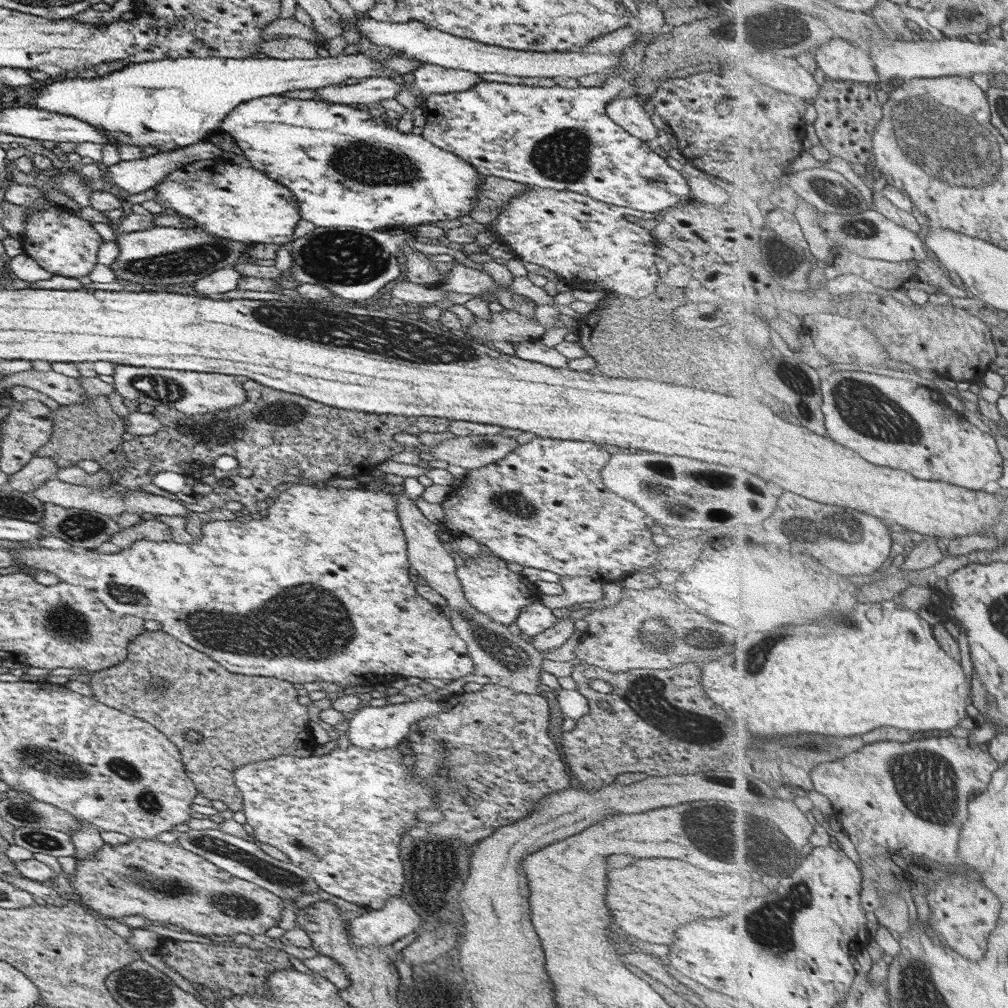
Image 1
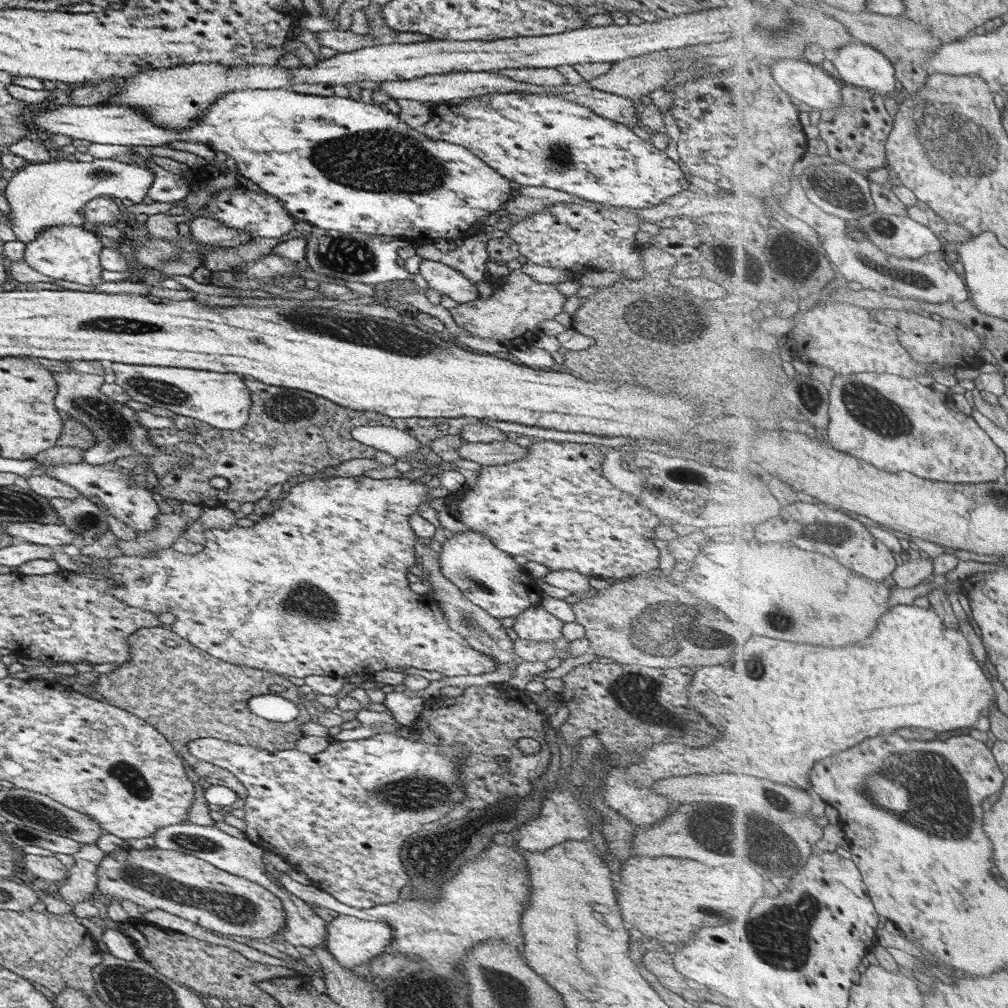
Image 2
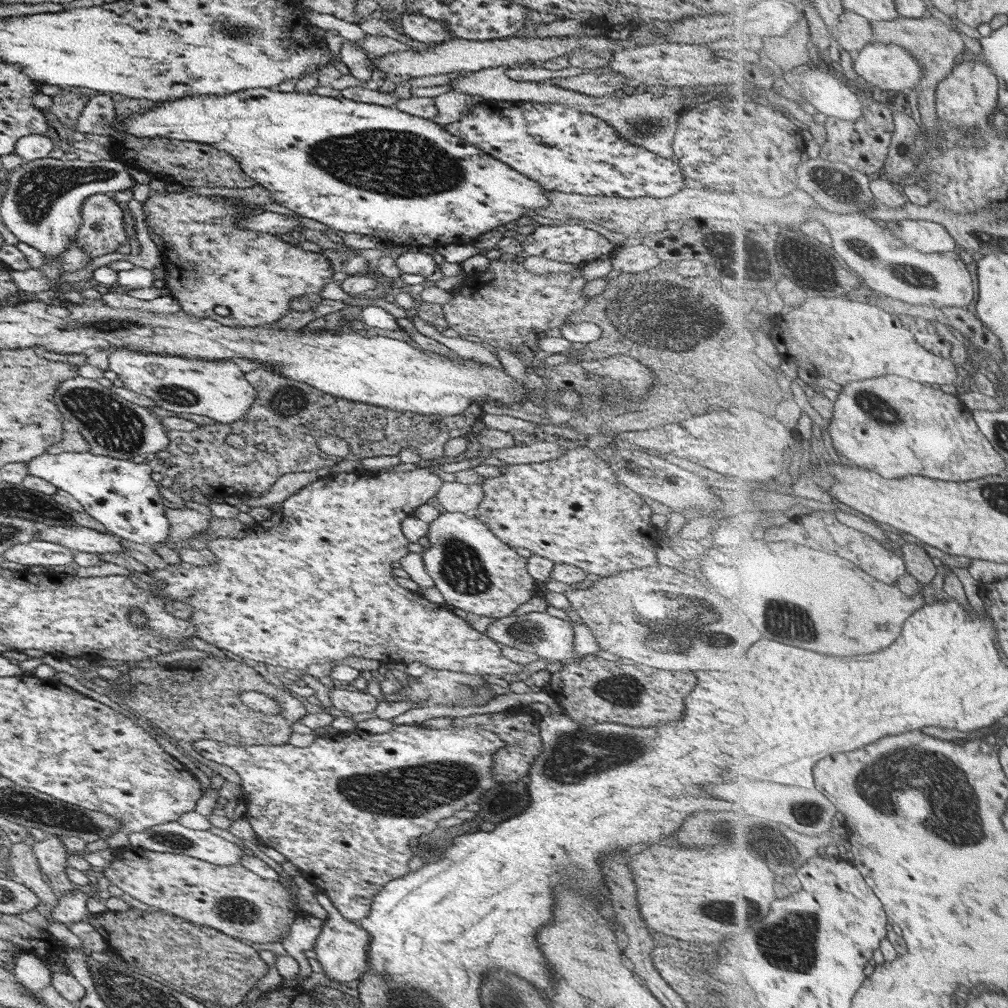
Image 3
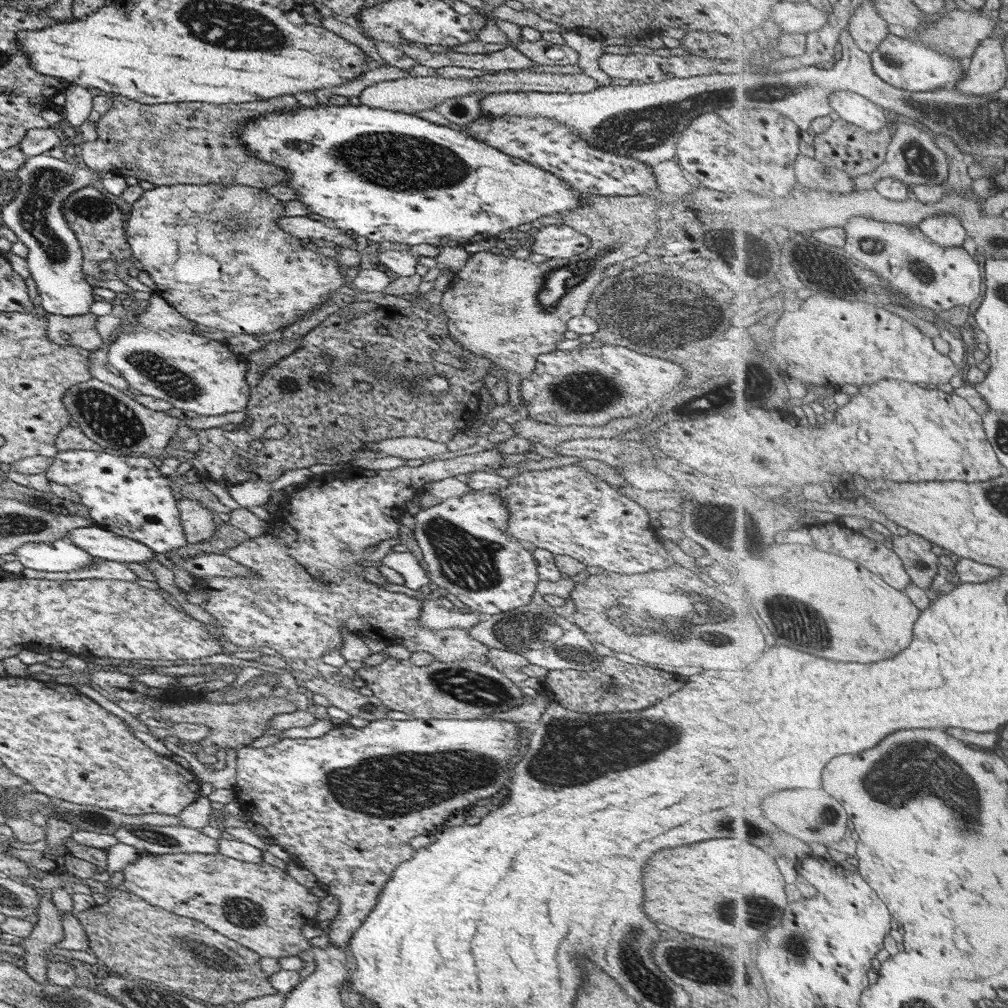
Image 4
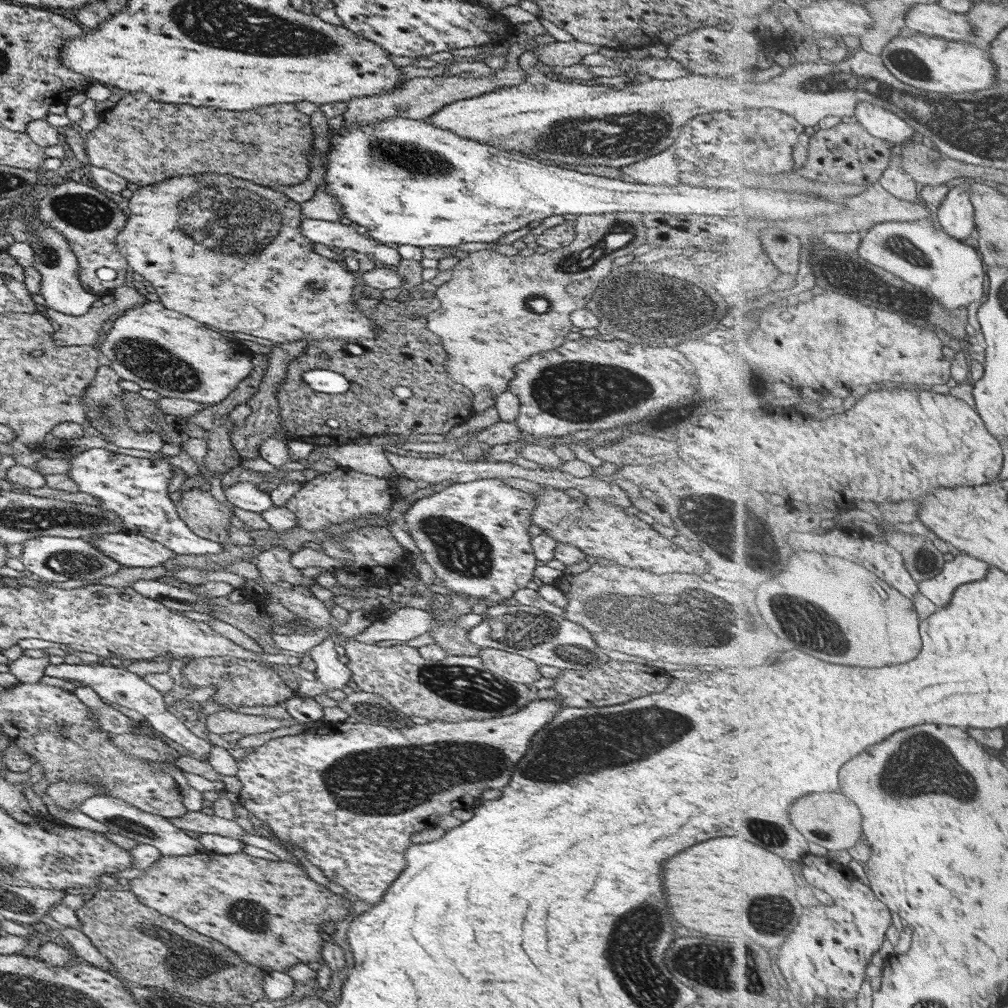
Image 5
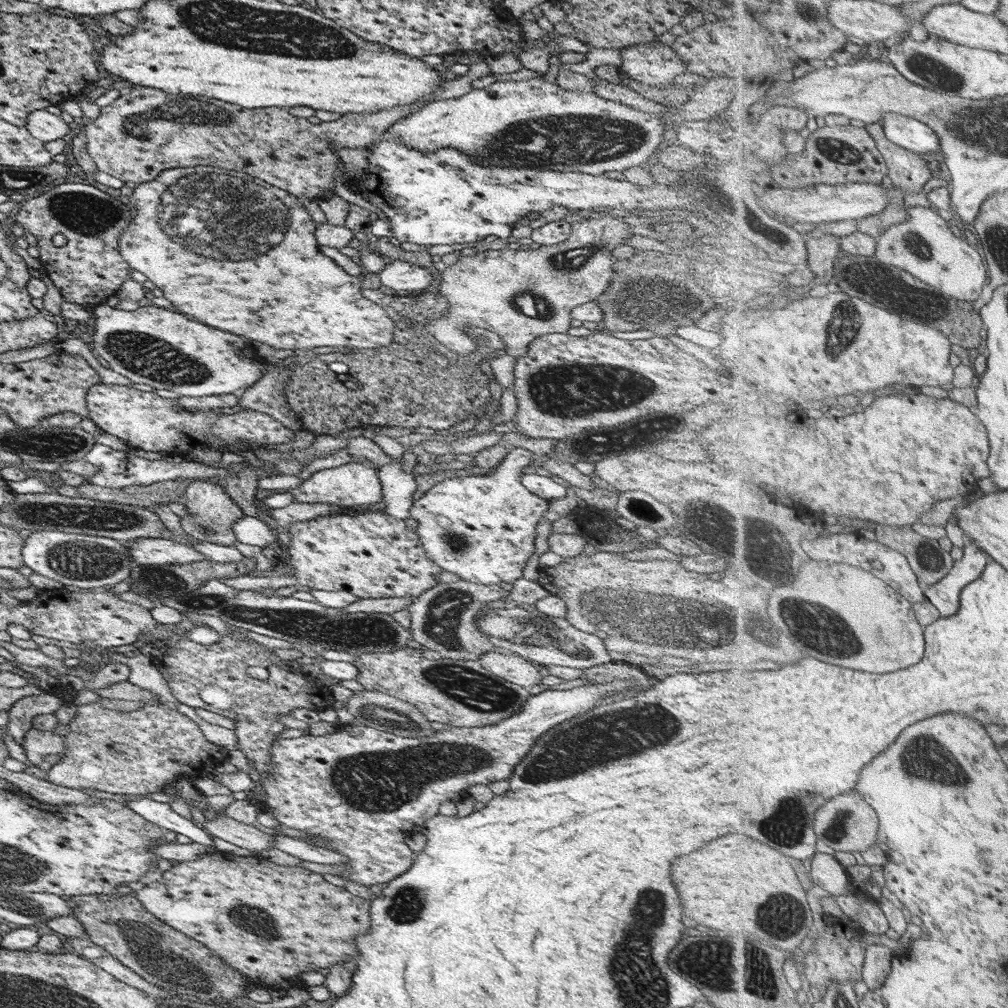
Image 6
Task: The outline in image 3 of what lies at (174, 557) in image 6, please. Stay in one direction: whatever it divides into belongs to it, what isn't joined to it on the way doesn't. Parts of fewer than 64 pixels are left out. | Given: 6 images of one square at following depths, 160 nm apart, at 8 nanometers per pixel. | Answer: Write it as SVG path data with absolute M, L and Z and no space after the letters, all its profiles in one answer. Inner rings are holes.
M51 526L36 532L36 539L53 544L60 544L71 551L89 554L111 554L125 552L117 537L110 533L97 532L83 526Z

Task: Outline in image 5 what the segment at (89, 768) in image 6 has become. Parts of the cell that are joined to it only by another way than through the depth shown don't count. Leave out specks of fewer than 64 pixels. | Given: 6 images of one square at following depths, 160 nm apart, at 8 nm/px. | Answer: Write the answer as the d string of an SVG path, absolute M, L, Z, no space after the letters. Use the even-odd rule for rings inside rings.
M55 782L55 784L49 784L45 790L45 800L61 808L73 810L83 800L99 795L99 793L101 790L97 786L89 786L81 782Z

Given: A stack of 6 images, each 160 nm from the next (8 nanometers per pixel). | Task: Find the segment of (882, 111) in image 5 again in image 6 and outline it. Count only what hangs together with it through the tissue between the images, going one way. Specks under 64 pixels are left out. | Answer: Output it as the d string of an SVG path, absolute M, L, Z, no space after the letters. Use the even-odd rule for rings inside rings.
M901 112L884 114L879 121L883 123L886 137L903 148L926 157L942 150L939 135L929 124L903 116Z

